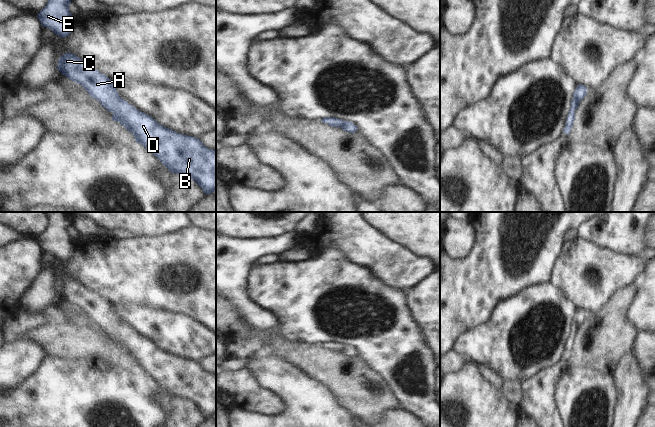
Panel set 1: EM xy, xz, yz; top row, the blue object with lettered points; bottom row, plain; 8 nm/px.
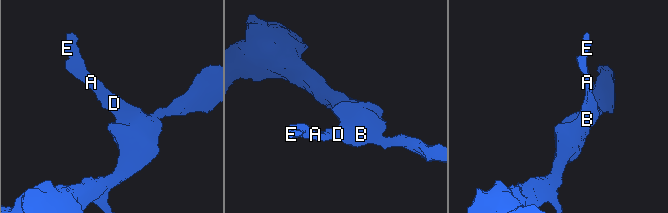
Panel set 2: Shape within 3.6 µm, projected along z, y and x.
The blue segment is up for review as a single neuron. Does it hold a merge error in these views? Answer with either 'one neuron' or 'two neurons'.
one neuron

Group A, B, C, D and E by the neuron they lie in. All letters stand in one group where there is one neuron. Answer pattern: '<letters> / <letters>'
A B C D E

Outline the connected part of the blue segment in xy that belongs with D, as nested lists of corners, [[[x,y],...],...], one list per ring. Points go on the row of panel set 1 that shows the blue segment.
[[[70,52],[62,55],[58,60],[57,69],[68,79],[82,85],[93,99],[98,100],[107,111],[113,114],[112,120],[119,122],[131,132],[136,143],[140,143],[155,155],[170,173],[188,176],[202,188],[206,195],[216,190],[216,150],[208,149],[198,138],[179,134],[162,126],[151,116],[137,110],[119,96],[111,79],[84,63],[76,55]]]

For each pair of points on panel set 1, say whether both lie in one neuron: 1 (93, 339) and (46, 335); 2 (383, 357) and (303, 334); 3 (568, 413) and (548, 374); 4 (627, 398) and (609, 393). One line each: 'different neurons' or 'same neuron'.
1: same neuron
2: same neuron
3: different neurons
4: different neurons

